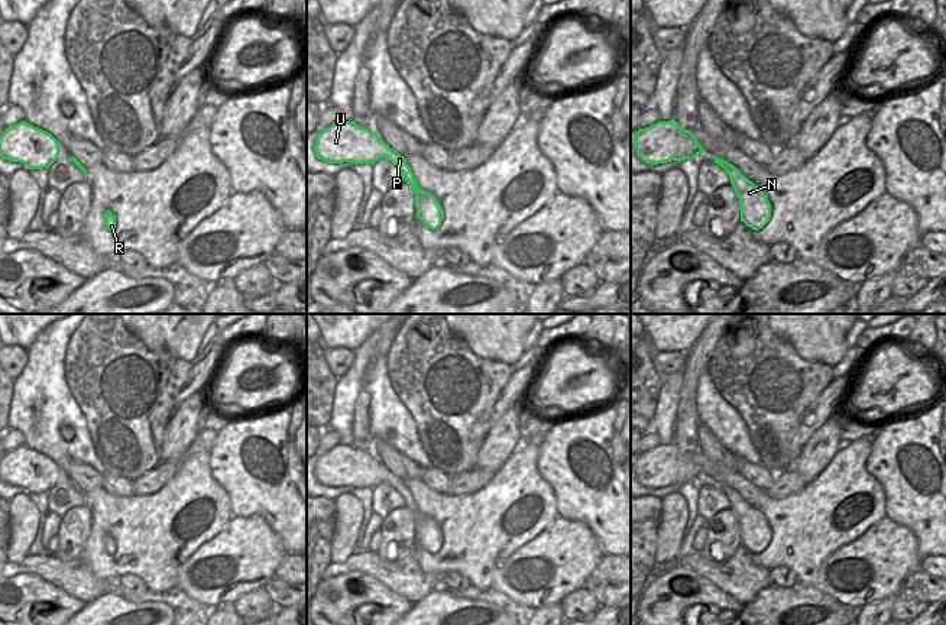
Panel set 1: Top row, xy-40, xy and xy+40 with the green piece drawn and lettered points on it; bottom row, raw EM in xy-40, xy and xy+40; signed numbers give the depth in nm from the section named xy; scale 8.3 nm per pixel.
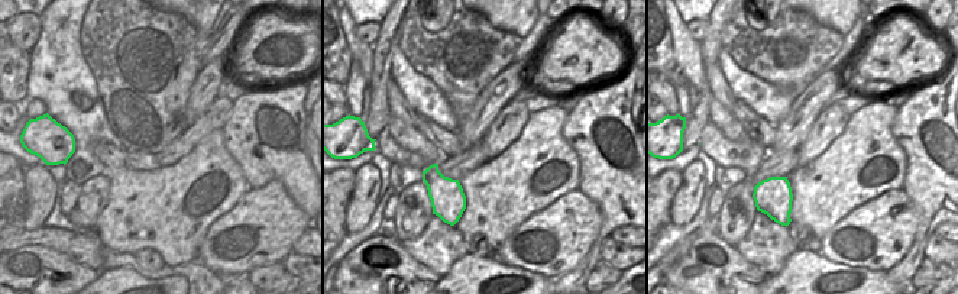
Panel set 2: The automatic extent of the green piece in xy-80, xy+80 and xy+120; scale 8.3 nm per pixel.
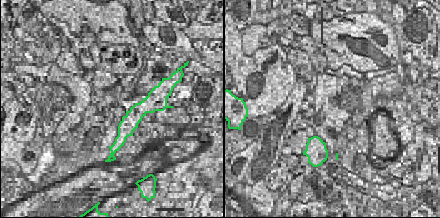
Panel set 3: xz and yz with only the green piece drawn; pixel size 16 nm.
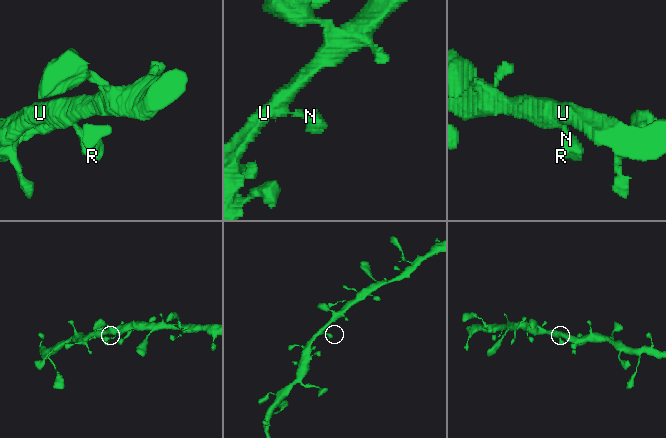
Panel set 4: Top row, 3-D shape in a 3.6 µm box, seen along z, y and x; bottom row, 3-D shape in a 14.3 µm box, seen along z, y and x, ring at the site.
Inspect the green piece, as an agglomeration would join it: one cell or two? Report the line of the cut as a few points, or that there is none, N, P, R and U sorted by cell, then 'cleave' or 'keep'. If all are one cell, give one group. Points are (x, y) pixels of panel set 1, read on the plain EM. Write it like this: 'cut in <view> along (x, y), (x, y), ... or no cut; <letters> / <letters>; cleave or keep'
no cut; N P R U; keep

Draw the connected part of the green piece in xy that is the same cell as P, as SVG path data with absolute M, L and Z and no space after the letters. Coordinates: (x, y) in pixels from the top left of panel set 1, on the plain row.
M337 446L317 460L317 482L327 488L373 488L388 482L402 496L405 506L415 514L417 541L431 554L437 554L444 543L438 524L422 515L405 482L393 476L378 457L360 451L354 446Z

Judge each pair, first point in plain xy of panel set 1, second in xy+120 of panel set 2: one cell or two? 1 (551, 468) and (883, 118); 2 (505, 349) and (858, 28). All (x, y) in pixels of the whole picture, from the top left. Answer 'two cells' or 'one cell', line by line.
1: two cells
2: two cells

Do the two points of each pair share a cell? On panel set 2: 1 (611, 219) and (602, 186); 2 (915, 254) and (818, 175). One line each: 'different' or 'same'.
1: same
2: different

